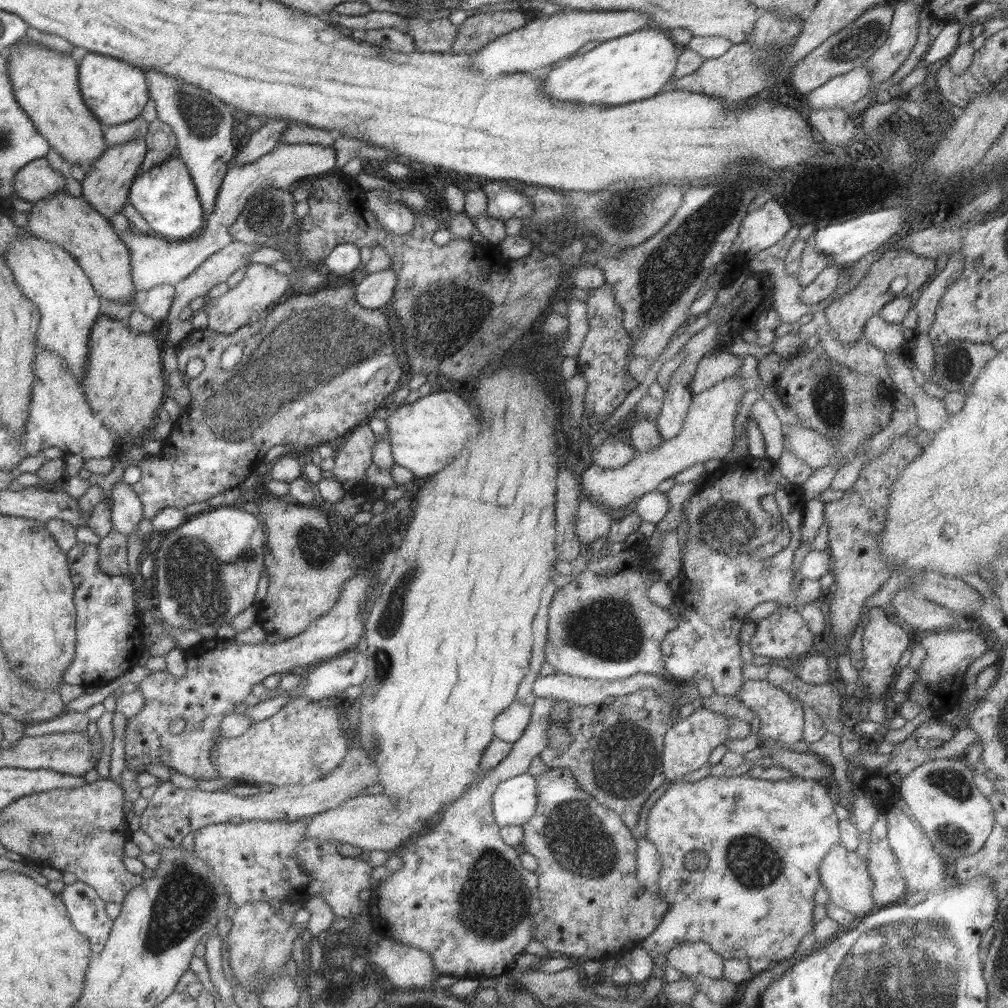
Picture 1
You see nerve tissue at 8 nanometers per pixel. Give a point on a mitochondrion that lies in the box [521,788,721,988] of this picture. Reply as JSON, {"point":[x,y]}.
{"point":[574,840]}

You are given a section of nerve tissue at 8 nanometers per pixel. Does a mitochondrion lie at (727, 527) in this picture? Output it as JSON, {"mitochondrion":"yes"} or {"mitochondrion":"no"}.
{"mitochondrion":"yes"}

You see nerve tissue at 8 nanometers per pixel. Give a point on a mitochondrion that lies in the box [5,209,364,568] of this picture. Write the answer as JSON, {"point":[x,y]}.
{"point":[246,554]}

